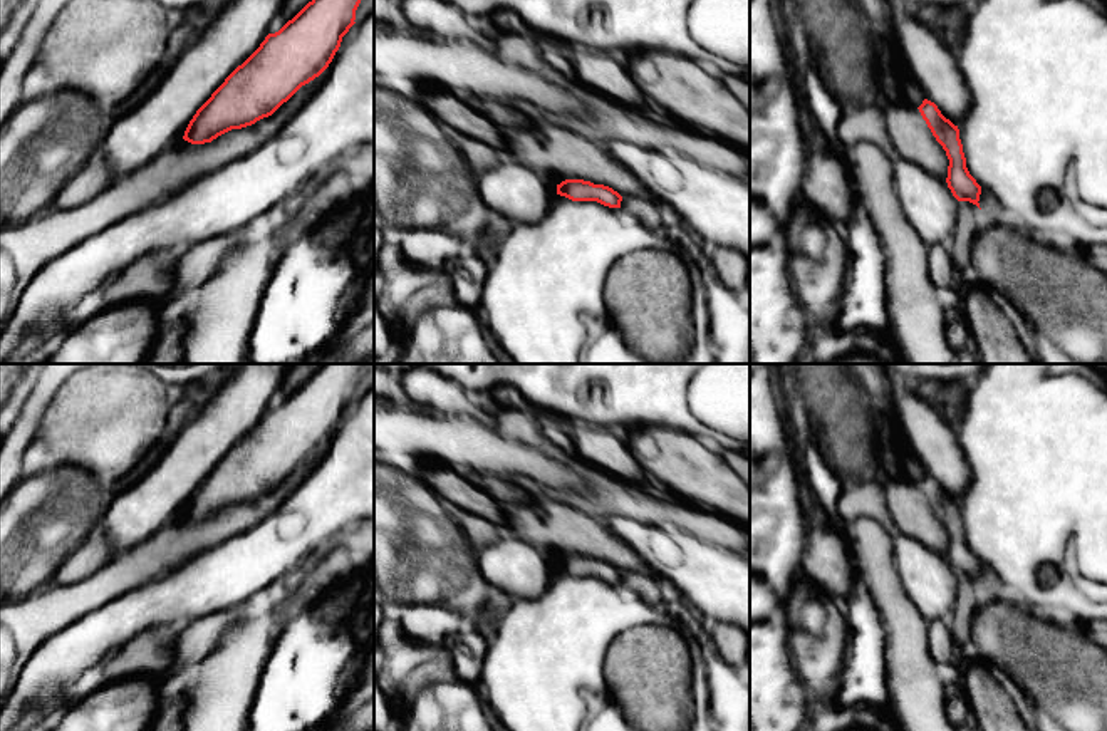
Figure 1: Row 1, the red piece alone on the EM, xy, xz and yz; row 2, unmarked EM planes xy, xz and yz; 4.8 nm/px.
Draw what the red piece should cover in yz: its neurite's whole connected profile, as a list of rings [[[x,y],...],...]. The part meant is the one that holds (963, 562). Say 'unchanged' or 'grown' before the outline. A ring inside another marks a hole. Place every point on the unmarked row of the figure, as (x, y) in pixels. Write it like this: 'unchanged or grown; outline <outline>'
unchanged; outline [[[928,474],[917,483],[936,516],[946,526],[949,535],[948,542],[948,563],[958,577],[969,577],[980,583],[981,562],[969,550],[966,533],[959,515],[959,505],[946,495],[938,481]]]

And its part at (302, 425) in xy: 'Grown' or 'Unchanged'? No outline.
Unchanged

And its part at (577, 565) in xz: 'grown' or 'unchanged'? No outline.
unchanged

